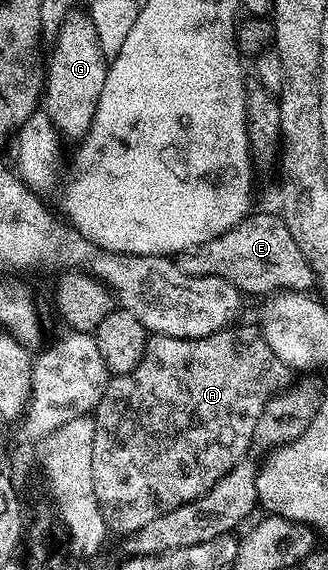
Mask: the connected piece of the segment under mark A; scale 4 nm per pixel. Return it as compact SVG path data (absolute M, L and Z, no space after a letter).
M234 326L218 330L217 333L204 338L174 338L164 334L151 334L147 339L147 350L143 353L141 364L137 364L137 368L133 368L133 372L114 375L108 381L105 392L93 411L95 420L93 428L93 492L97 492L97 504L101 508L101 516L112 535L134 535L136 530L145 527L145 524L156 519L157 516L168 513L179 505L197 500L209 492L231 469L248 457L246 456L247 449L251 446L251 440L253 441L256 437L255 425L262 416L267 399L280 389L279 381L283 378L285 367L273 352L273 348L269 348L266 338L256 327L254 330L251 326Z

